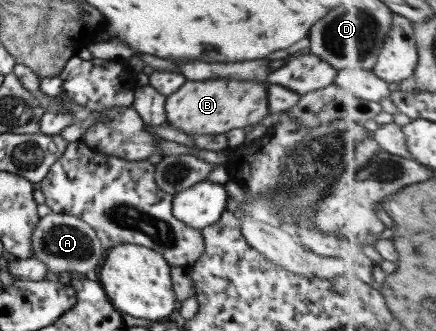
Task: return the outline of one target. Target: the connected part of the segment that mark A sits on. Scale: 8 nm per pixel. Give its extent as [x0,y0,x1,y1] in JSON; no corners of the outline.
[30,213,104,276]

